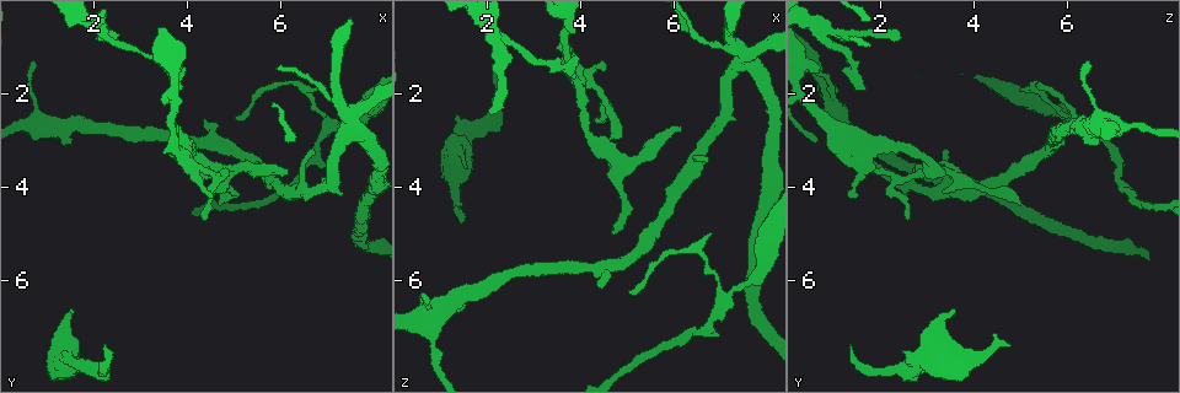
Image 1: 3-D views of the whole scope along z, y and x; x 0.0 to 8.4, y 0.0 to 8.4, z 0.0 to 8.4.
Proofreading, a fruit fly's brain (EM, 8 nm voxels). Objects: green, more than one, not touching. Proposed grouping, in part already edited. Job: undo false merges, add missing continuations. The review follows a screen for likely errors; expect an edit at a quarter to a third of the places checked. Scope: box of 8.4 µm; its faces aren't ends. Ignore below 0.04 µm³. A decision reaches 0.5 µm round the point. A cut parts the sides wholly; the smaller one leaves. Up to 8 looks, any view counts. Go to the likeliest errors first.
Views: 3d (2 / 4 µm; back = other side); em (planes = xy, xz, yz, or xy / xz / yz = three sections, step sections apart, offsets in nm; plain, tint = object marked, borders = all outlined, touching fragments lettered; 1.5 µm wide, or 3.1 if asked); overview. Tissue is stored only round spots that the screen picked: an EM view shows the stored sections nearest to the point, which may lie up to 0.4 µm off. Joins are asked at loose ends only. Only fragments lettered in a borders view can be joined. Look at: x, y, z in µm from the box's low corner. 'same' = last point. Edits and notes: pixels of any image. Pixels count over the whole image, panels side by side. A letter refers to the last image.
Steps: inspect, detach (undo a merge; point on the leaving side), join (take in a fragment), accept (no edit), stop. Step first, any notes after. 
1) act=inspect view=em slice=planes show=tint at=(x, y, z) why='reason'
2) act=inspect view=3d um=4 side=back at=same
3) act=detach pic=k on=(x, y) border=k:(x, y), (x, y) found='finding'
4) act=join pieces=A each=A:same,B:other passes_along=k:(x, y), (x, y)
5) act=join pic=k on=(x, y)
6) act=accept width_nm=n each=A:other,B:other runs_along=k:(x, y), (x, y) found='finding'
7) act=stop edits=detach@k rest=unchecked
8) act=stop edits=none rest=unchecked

act=inspect view=3d um=4 at=(4.55, 4.15, 1.50) why='an open end'

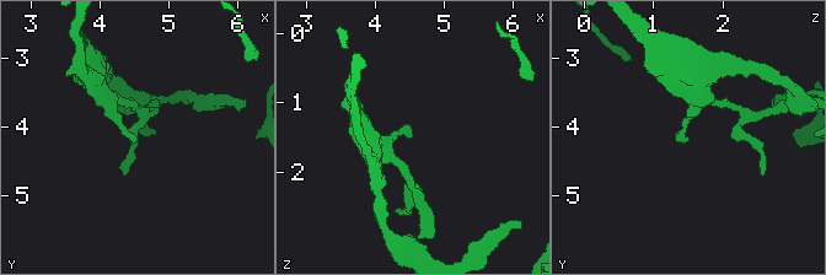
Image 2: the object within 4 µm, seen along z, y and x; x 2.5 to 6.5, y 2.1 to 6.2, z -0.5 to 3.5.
act=inspect view=em slice=xz step=4 show=borders at=(4.55, 4.20, 1.50)

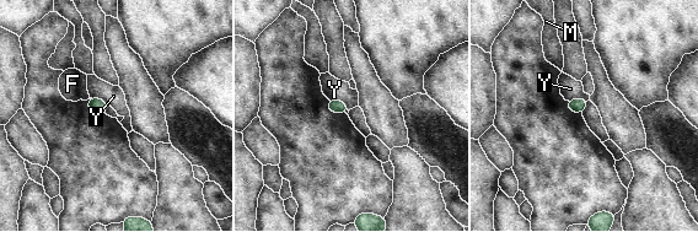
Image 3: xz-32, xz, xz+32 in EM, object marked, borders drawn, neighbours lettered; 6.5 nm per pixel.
act=inspect view=em slice=planes show=borders at=same

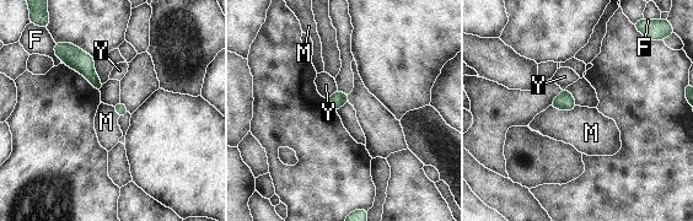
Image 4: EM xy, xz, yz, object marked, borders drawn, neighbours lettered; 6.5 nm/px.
act=accept each=F:other,M:other,Y:other border=4:(551, 104), (567, 111), (576, 106) found='none of them fits'

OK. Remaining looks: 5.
act=inspect view=3d um=4 at=(1.45, 7.40, 4.75) why='branch stops here'

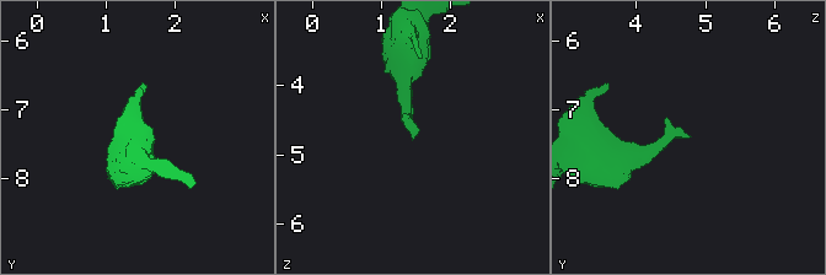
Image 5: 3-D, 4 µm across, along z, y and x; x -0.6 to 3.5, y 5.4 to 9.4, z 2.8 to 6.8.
act=inspect view=em slice=planes show=borders at=(1.45, 7.40, 4.75) why='now the EM'

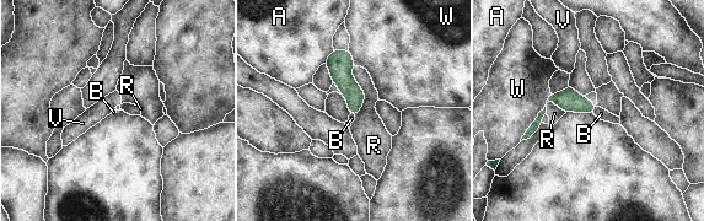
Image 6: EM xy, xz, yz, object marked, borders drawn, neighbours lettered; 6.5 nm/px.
act=join pieces=B each=A:other,B:same,R:other,V:other,W:other found='the neuron continues'

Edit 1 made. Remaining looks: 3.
act=inspect view=3d um=2 at=(7.20, 2.15, 0.90) why='arms part here'

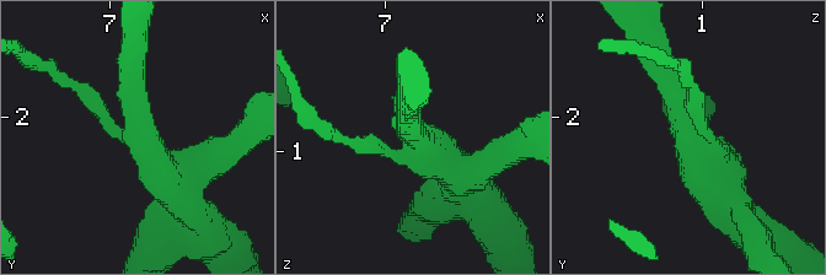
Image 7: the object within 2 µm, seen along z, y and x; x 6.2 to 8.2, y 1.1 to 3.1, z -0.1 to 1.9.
act=inspect view=em slice=planes show=tint at=(7.24, 2.12, 0.88) arms=3

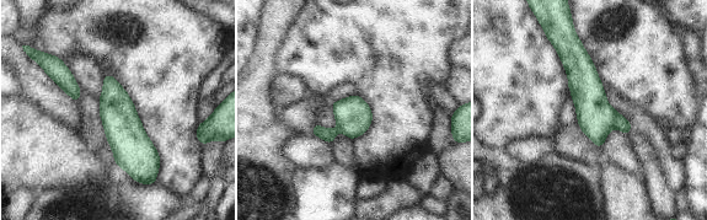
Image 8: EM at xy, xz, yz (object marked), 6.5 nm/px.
act=inspect view=em slice=planes show=borders at=same why='what lies round it'

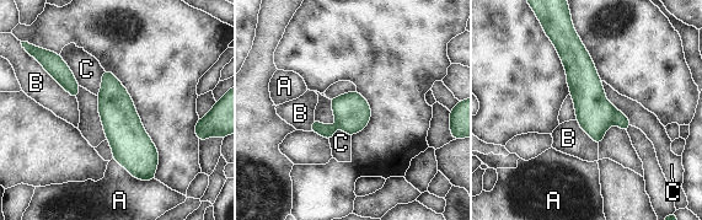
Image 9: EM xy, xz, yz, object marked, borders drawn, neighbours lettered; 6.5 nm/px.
act=detach pic=9 on=(594, 113) each=A:other,B:other,C:other part_leaving=9:(106, 74), (144, 176) found='two neurons meet here'

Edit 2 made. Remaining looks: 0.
act=stop edits=join@6,detach@9 rest=unchecked

